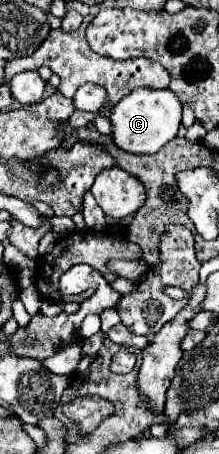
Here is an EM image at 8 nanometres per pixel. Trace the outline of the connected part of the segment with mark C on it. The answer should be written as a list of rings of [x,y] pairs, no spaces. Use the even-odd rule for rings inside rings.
[[[139,88],[133,90],[129,96],[119,100],[109,116],[113,126],[113,142],[135,154],[155,154],[161,146],[173,140],[181,128],[181,108],[183,104],[179,98],[169,90],[155,90],[155,88]]]

